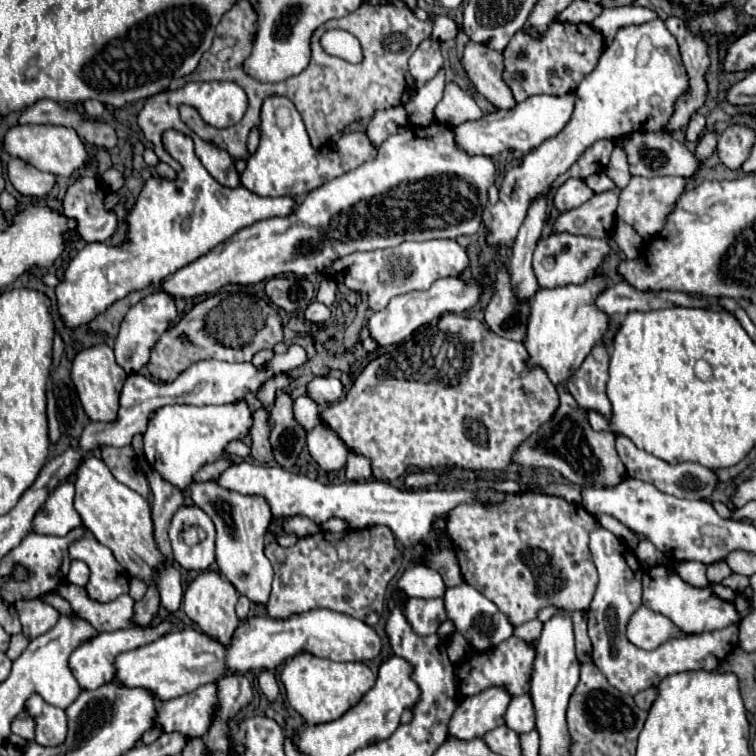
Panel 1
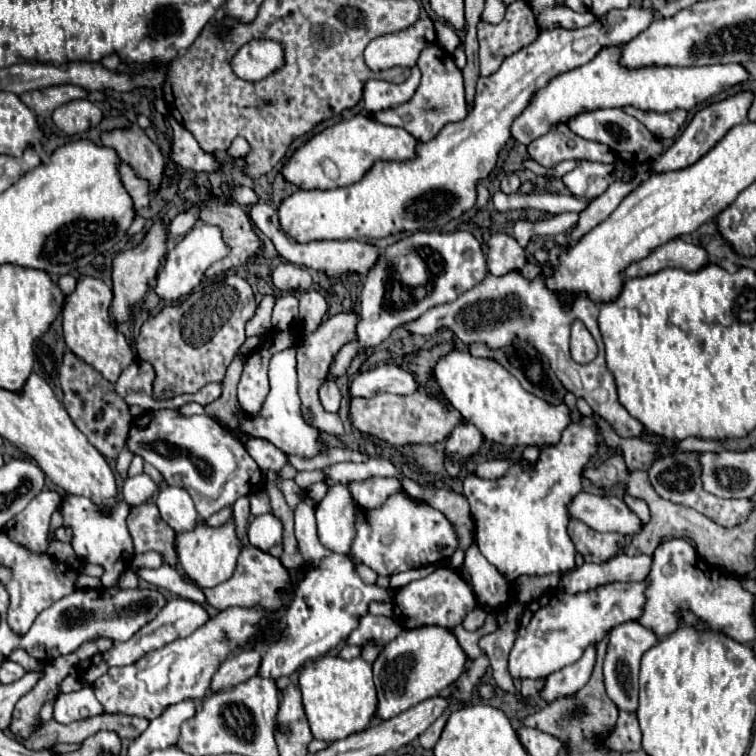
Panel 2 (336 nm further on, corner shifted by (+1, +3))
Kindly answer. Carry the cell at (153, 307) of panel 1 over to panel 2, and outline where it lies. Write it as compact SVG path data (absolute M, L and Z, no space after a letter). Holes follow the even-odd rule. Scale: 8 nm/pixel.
M197 223L183 239L179 239L169 251L167 251L167 261L165 265L159 269L157 273L157 283L155 283L155 291L161 299L167 301L179 301L183 297L187 297L203 279L205 271L221 261L223 257L229 255L229 245L223 241L223 233L217 225L209 225L209 223Z

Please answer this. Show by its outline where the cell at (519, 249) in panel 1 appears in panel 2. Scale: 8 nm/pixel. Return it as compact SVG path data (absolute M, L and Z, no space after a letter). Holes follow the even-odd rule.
M565 123L553 125L543 137L529 143L529 157L545 167L553 167L565 159L587 159L599 163L613 163L615 153L597 141L587 141L575 135Z

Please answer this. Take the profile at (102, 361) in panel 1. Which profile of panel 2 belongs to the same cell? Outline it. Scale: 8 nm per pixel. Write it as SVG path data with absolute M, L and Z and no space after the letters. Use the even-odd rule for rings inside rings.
M79 277L77 287L71 295L65 297L63 305L63 337L67 349L71 349L79 359L91 363L109 383L115 383L125 367L135 361L135 353L127 345L123 333L119 333L109 321L111 289L103 279L97 277Z

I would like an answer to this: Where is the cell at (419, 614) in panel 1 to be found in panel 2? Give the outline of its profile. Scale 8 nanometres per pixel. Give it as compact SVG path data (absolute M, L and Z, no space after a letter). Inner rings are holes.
M437 567L431 575L417 579L417 581L411 581L409 585L405 585L403 589L397 591L395 603L393 603L395 621L407 629L431 625L431 623L455 627L475 607L477 607L477 603L475 603L471 587L465 583L465 579L461 577L459 571L453 571L449 567Z

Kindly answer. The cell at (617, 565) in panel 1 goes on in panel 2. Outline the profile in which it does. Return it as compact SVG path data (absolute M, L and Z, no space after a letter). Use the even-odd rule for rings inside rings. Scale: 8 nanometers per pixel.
M621 623L611 631L611 641L609 641L609 649L605 655L605 665L603 665L603 673L605 673L605 687L607 687L607 695L611 697L611 701L621 709L621 711L629 711L629 713L637 713L637 691L639 691L639 663L645 651L649 651L655 643L657 643L657 635L653 631L647 631L643 625L639 623Z

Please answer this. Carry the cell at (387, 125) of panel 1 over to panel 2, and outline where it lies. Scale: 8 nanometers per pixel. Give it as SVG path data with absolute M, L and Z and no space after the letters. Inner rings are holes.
M417 67L411 69L411 77L403 83L387 83L387 81L379 81L379 79L369 79L365 83L363 89L363 101L365 101L365 109L369 113L387 109L387 107L395 107L399 103L405 103L407 99L413 97L415 89L419 87L419 79L421 73Z

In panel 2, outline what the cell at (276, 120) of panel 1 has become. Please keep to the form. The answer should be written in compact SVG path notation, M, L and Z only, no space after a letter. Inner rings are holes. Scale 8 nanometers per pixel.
M355 115L333 127L327 127L319 135L311 137L299 147L283 167L283 175L299 189L335 189L357 183L373 167L375 161L409 161L415 159L417 139L403 127L389 127L375 123L371 117ZM325 161L333 163L333 175L327 173Z

